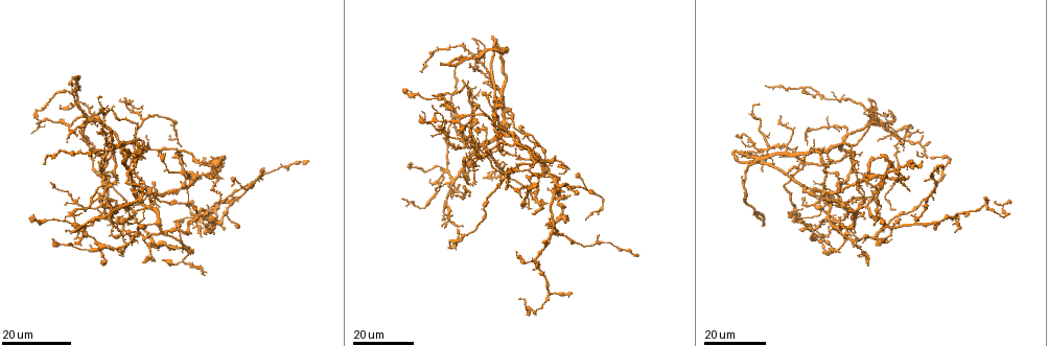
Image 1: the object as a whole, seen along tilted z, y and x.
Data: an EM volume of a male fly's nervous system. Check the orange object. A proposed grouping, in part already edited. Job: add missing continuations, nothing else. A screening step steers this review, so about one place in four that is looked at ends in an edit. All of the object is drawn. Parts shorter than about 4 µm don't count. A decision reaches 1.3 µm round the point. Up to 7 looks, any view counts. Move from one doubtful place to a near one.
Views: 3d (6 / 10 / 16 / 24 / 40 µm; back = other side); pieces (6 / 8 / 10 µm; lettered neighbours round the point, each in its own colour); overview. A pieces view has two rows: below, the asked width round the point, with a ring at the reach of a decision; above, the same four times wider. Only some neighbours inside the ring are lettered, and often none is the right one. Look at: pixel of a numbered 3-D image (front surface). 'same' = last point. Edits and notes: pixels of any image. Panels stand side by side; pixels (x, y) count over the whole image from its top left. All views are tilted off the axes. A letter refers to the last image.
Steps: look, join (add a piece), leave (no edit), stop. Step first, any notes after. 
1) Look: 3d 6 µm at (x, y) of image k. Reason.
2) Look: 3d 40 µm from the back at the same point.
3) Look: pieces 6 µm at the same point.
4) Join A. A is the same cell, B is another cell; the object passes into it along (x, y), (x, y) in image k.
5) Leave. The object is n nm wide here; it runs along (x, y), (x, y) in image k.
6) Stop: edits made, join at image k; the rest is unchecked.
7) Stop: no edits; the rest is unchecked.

Look: 3d 16 µm at (943, 164) of image 1. Long arm stops here.

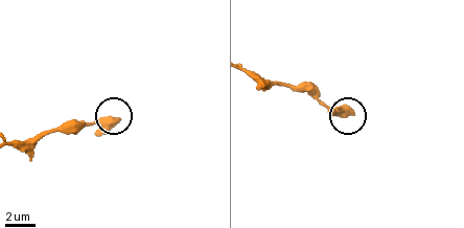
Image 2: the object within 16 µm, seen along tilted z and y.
Look: pieces 6 µm at (353, 112) of image 2.

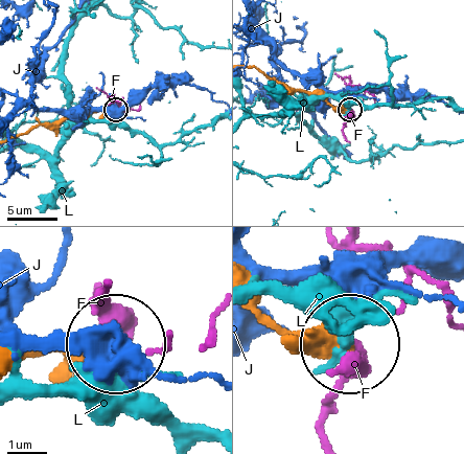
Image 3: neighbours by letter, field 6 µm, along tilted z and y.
Leave. F, J and L are other cells; it runs along (255, 309), (343, 336) in image 3; no lettered piece goes on from it.

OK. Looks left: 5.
Look: 3d 16 µm at (262, 180) of image 1. Branch stops here.

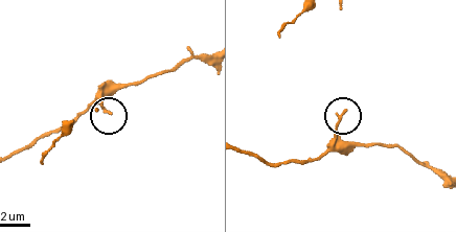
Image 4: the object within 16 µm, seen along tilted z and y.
Look: pieces 8 µm at (346, 112) of image 4.

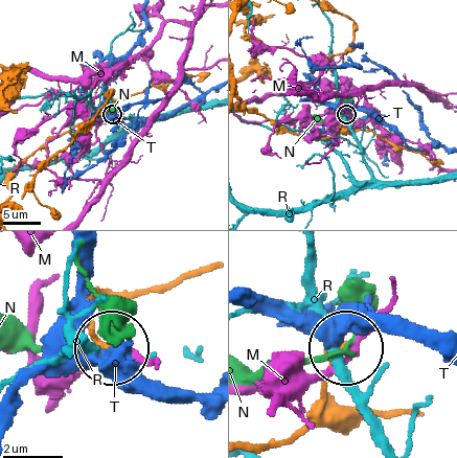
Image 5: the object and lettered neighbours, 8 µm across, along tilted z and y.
Leave. M, N, R and T are other cells; none of them fits.

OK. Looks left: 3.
Look: 3d 24 µm at (912, 159) of image 1. Branch stops here.

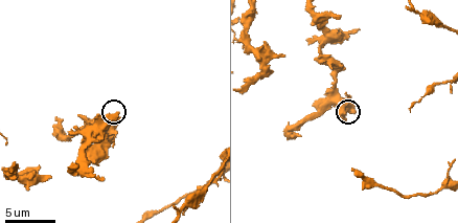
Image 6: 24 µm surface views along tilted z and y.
Look: pieces 6 µm at (352, 112) of image 6. See the neighbours.

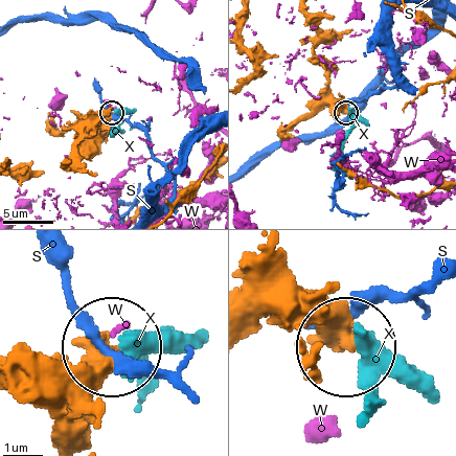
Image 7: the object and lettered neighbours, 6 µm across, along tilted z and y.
Leave. S, W and X are other cells; it runs along (281, 269), (302, 310), (341, 345) in image 7; none of them fits.

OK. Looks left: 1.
Stop: no edits; the rest is unchecked.

